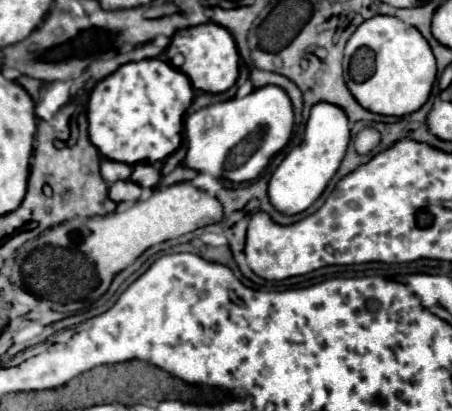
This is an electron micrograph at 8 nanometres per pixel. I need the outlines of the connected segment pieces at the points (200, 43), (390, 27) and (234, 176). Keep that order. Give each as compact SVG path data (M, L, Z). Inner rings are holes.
M208 22L208 24L194 26L194 28L178 30L172 36L172 42L166 50L168 60L172 60L172 56L176 56L176 54L182 54L186 58L186 62L182 64L180 70L190 78L190 82L196 90L202 90L208 94L220 94L220 92L226 92L228 88L232 88L238 78L236 42L234 42L232 34L218 24Z
M374 16L362 22L352 34L352 38L348 40L346 52L344 52L346 60L350 60L352 54L362 46L374 52L374 74L368 78L354 72L346 74L346 86L350 88L352 96L366 110L372 110L384 116L406 116L422 108L436 80L436 58L426 38L414 26L404 24L400 18Z
M264 86L244 98L218 102L194 112L186 118L184 128L188 138L184 166L218 180L240 184L256 180L270 158L286 146L294 128L294 112L284 90L278 86ZM208 122L212 124L210 128L206 128Z

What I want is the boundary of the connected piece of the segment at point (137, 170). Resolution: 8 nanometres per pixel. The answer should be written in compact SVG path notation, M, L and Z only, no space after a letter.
M136 164L130 180L142 188L154 188L160 182L160 170L154 164Z

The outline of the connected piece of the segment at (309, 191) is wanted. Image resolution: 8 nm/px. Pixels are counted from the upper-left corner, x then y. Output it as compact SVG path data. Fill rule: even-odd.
M318 102L310 110L310 118L306 122L304 140L290 150L290 154L282 160L268 184L270 202L284 214L298 214L310 208L324 188L328 186L330 178L336 174L346 148L350 144L350 120L346 112L330 102Z

